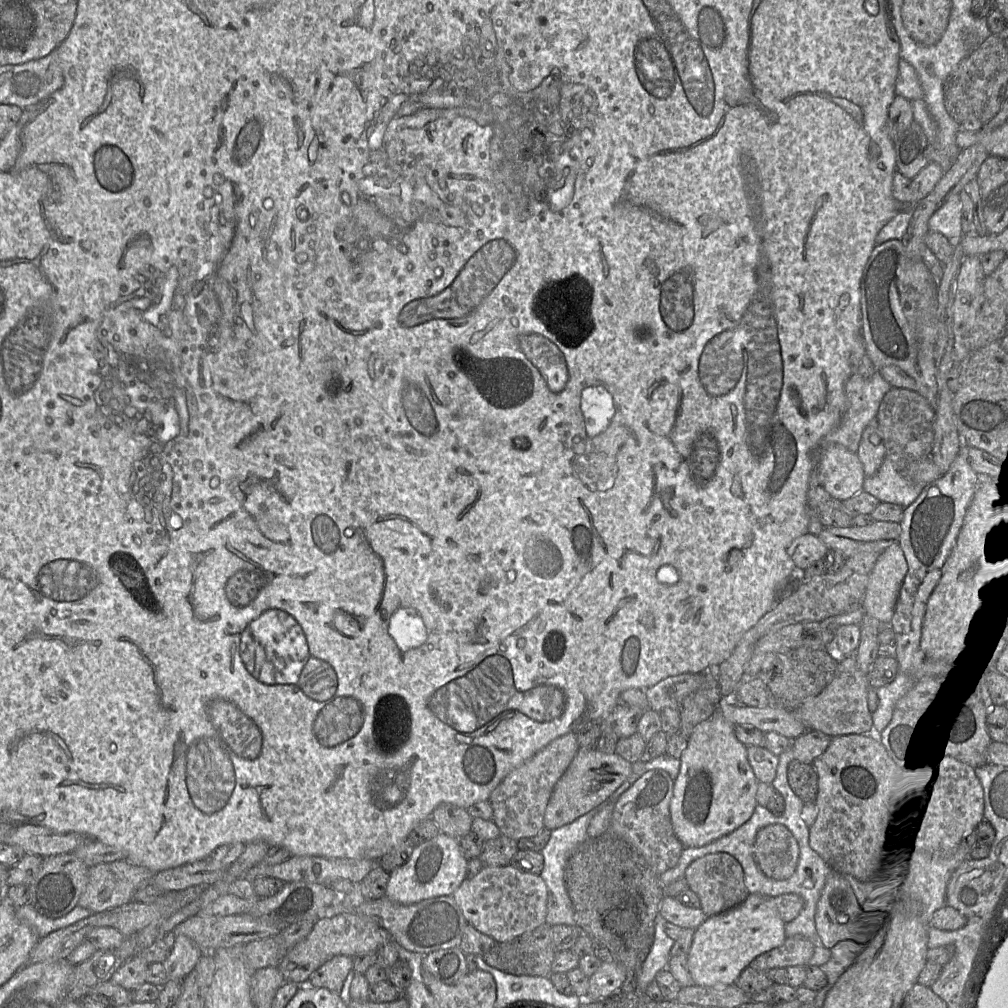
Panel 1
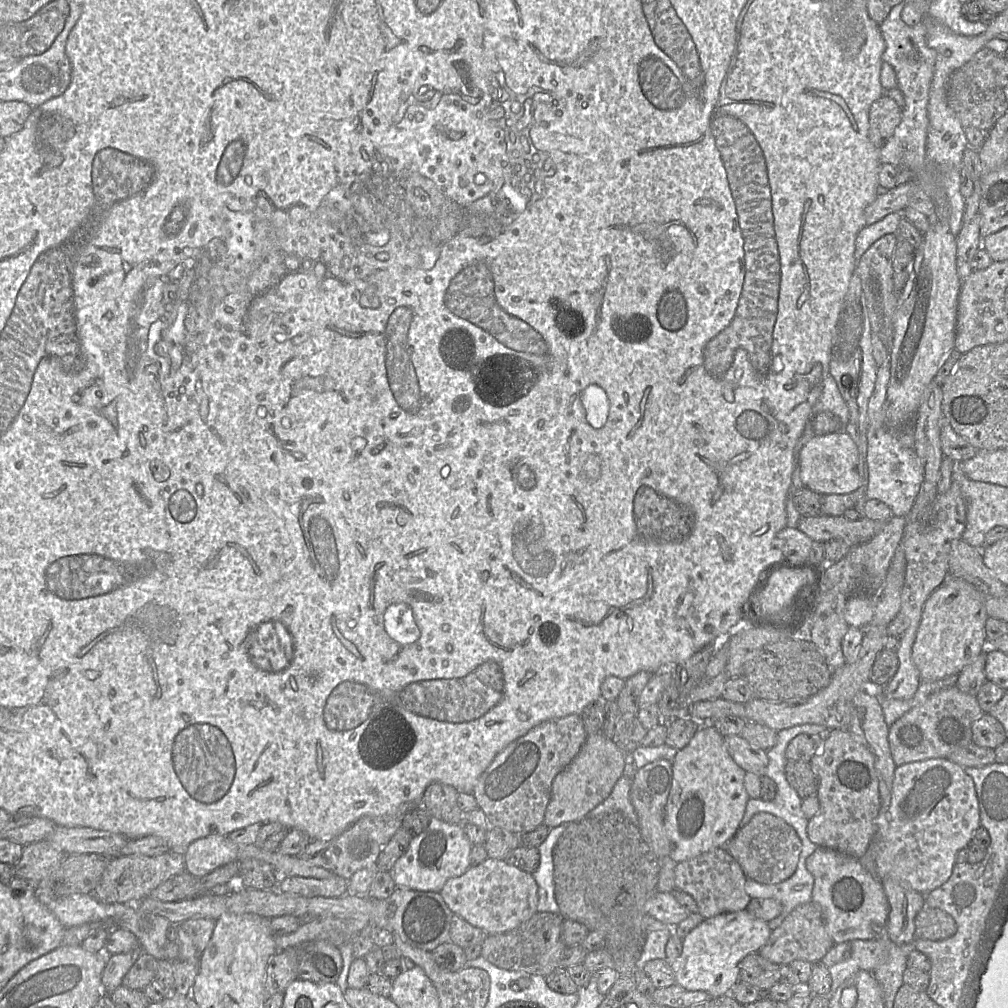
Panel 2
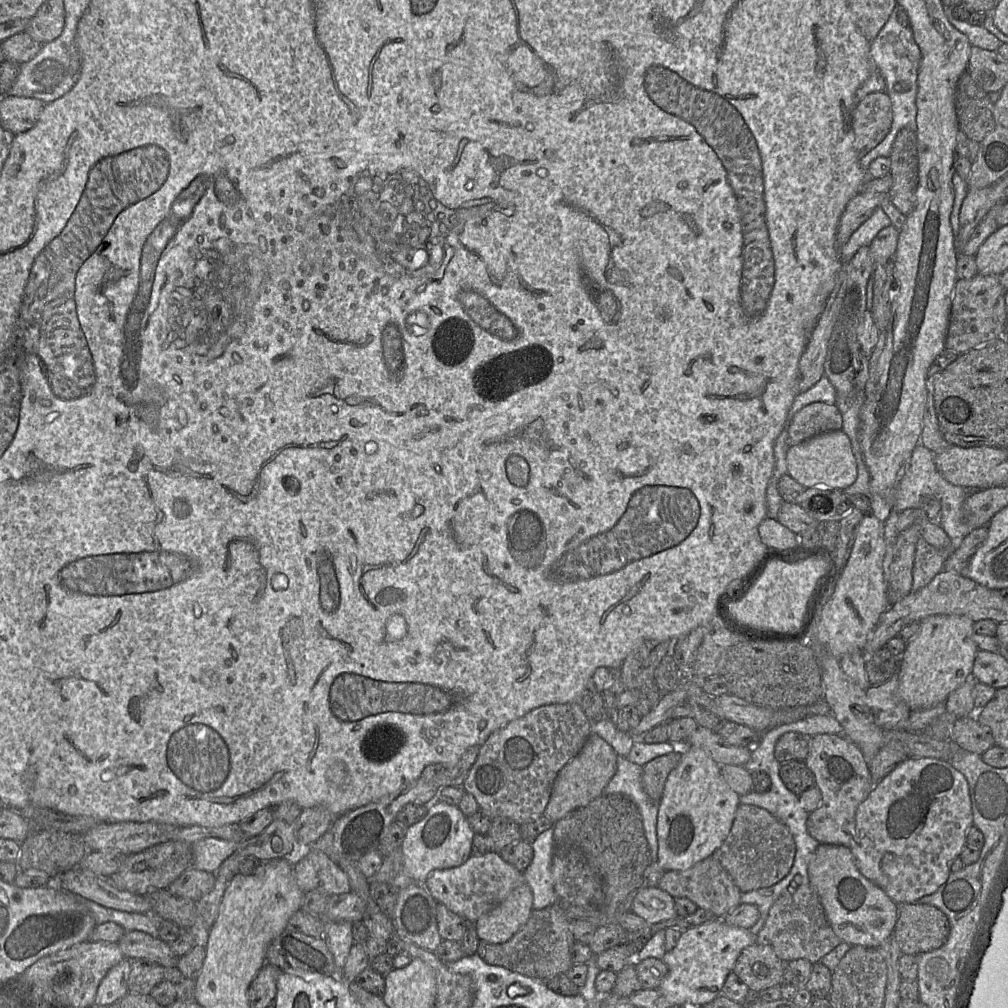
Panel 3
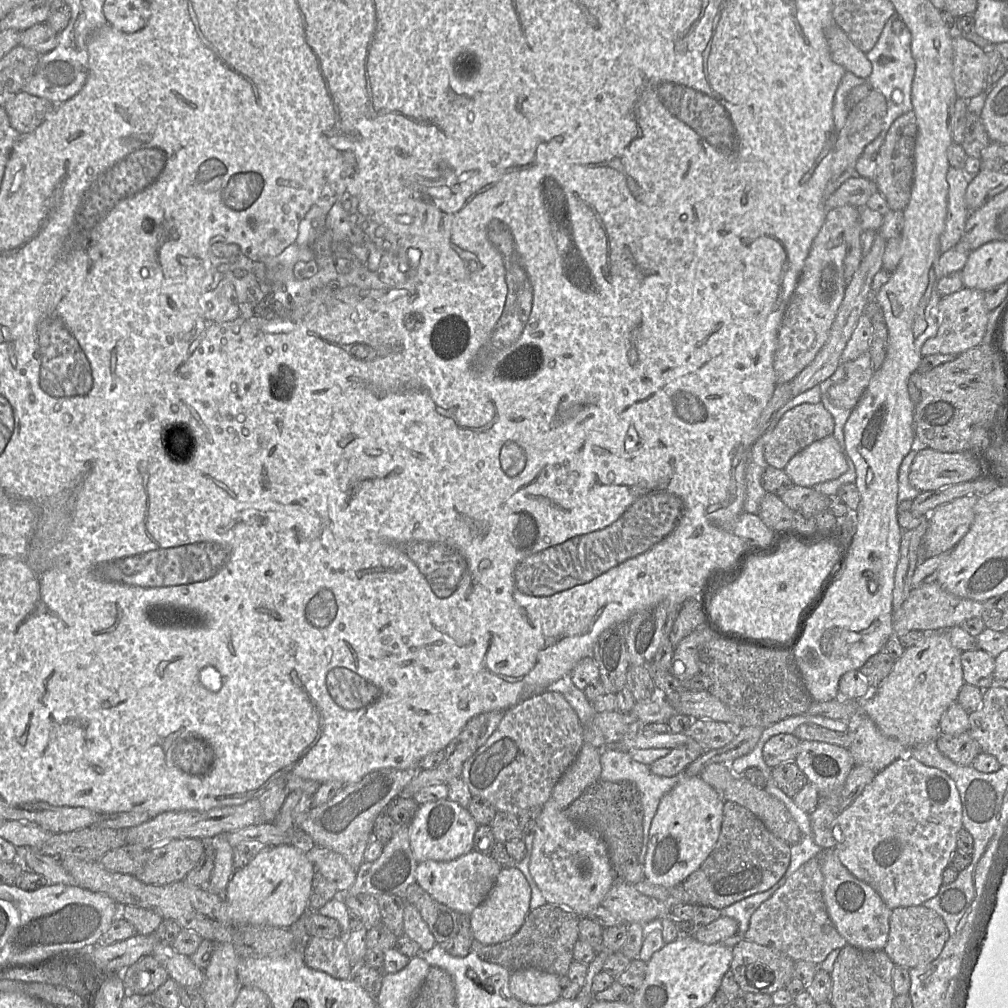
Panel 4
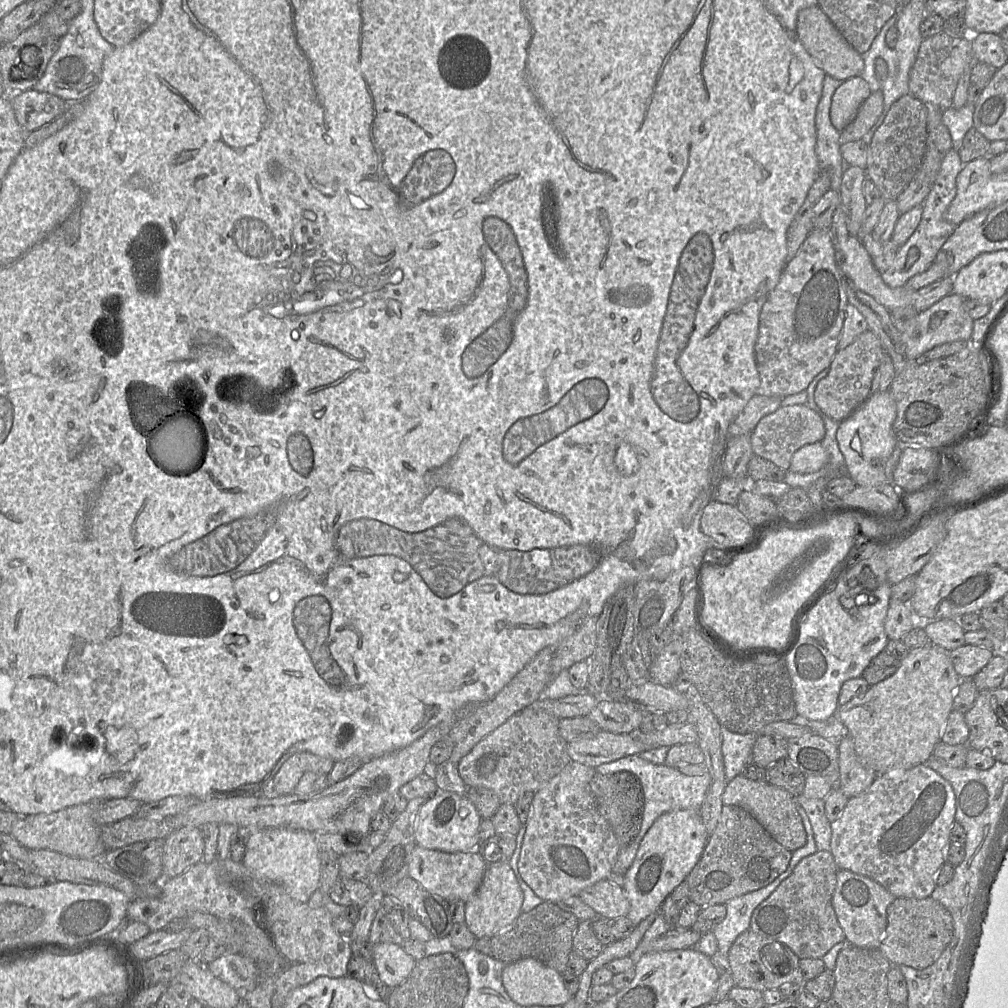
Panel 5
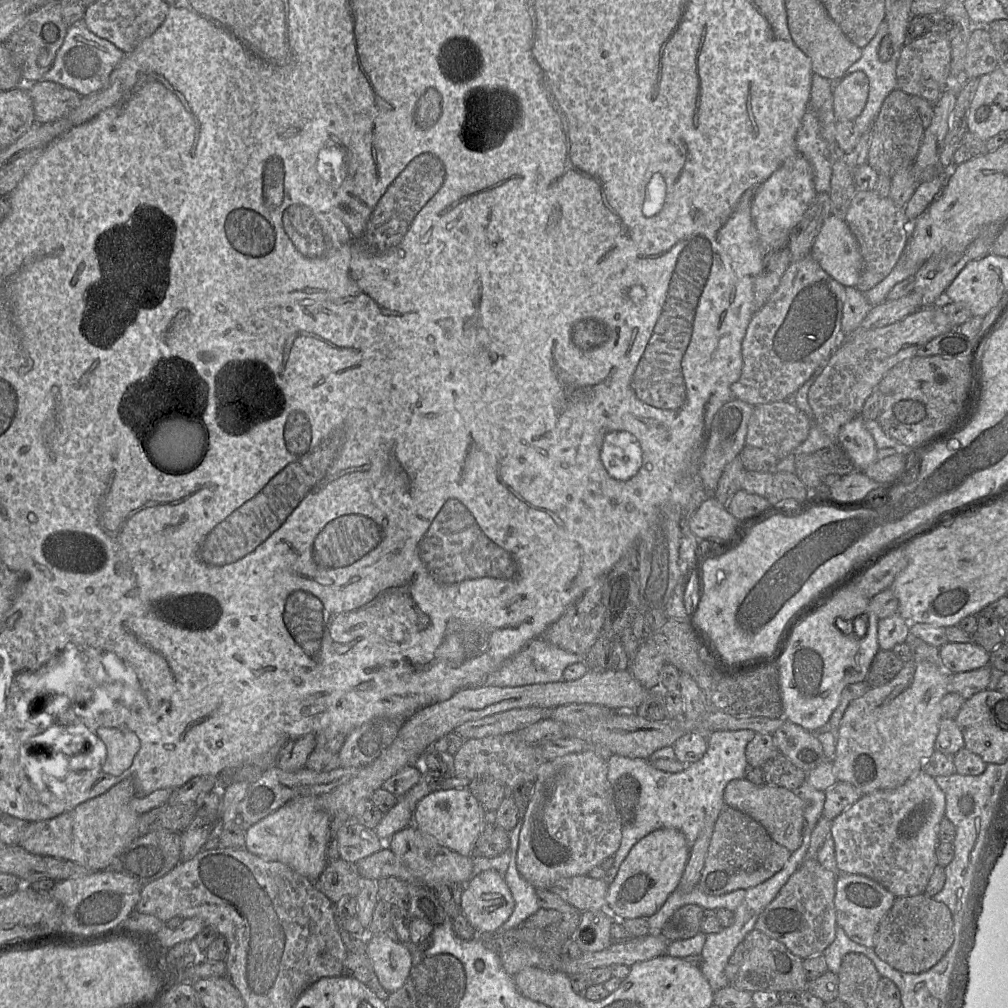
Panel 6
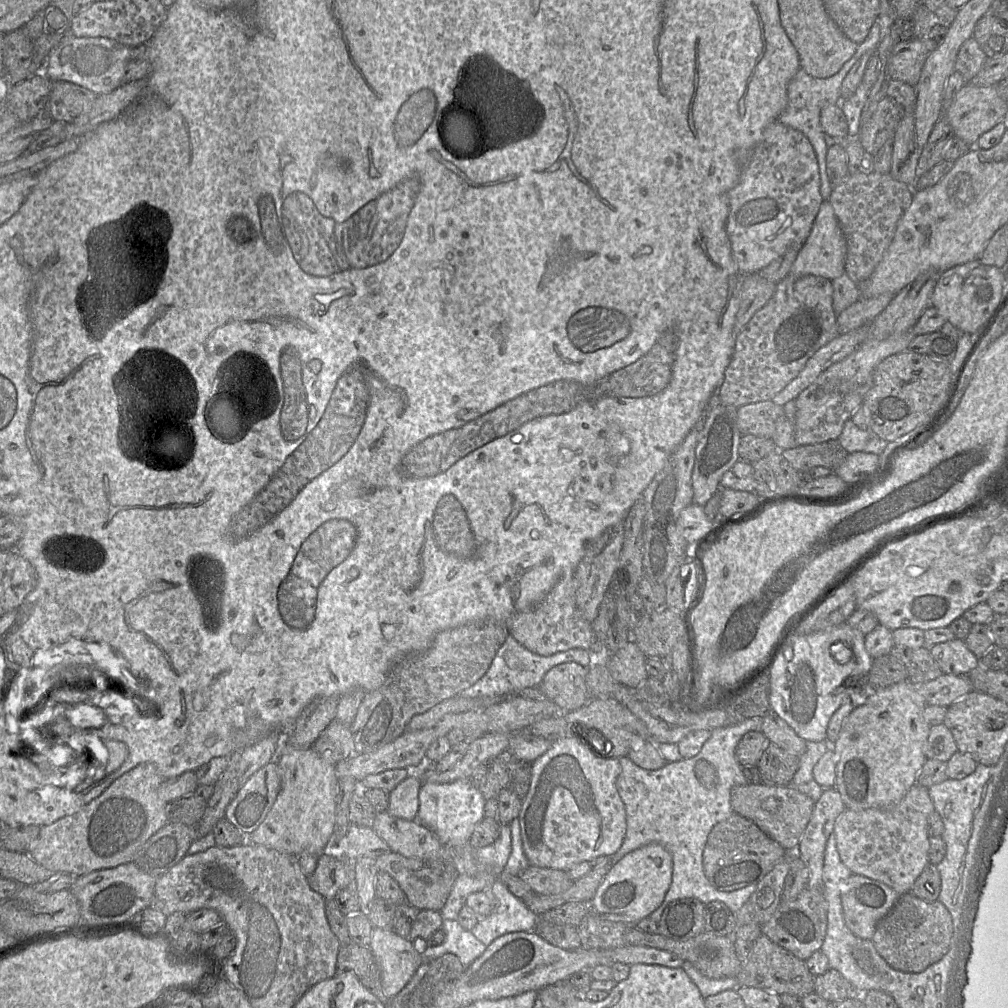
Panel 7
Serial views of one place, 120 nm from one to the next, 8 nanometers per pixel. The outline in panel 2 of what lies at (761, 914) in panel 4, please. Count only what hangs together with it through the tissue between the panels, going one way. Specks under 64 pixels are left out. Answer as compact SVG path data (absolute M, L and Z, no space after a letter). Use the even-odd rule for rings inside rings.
M813 901L800 904L783 920L780 926L772 930L769 940L759 950L760 955L777 965L788 965L795 960L810 963L822 960L834 945L829 936L821 909Z

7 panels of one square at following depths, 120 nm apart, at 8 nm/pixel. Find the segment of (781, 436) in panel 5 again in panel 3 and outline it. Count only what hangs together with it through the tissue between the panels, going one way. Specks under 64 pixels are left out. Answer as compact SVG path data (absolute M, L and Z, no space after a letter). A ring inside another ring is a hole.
M822 402L808 404L786 426L788 449L820 434L841 430L842 423L836 406Z

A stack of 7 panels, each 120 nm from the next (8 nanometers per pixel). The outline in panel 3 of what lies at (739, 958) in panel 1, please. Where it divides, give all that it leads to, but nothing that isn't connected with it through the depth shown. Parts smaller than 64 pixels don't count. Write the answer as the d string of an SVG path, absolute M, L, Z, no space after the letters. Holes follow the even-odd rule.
M713 919L702 925L684 930L676 946L667 951L663 962L668 966L668 974L658 987L659 992L675 1007L701 1007L721 995L722 987L727 976L733 971L741 951L755 944L757 935L749 929L728 925L723 919Z

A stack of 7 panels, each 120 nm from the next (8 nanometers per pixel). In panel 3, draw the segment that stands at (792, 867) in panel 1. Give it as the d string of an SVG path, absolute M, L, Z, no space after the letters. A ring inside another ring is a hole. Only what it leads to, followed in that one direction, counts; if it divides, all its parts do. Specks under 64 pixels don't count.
M741 804L736 810L729 835L713 853L741 893L768 888L790 872L796 845L788 827L767 810Z

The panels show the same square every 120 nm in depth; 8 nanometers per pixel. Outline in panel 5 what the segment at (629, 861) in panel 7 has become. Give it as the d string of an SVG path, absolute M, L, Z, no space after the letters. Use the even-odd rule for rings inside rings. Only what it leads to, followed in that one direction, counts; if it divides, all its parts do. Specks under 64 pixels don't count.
M675 810L659 816L640 842L632 865L624 874L623 890L630 903L627 918L636 926L660 909L666 897L700 860L709 839L698 810Z

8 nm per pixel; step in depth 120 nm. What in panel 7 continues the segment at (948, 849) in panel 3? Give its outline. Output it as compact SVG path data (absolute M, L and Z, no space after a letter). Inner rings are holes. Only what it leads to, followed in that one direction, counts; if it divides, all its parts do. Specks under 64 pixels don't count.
M918 783L890 810L845 809L837 818L833 830L841 861L854 875L882 882L899 894L909 892L929 863L927 818L933 811L928 788Z

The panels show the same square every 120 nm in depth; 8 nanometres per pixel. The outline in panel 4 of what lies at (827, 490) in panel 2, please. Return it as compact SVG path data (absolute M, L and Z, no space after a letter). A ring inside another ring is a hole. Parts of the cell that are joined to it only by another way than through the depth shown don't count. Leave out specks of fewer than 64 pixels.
M833 434L815 441L790 459L784 471L794 485L814 487L839 478L848 469Z

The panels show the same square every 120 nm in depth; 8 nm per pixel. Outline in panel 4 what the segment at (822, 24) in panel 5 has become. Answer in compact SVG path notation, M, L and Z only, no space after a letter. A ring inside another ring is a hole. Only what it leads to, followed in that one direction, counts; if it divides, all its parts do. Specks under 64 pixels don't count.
M836 23L826 28L824 33L831 58L836 64L857 77L866 79L870 76L871 62Z

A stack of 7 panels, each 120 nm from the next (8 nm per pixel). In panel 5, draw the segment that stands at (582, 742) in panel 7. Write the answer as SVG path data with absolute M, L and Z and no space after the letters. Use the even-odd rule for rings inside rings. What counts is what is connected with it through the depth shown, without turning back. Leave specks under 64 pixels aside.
M571 761L534 792L518 860L523 881L543 899L557 903L604 880L612 872L620 851L618 840L596 808L590 781L596 769Z

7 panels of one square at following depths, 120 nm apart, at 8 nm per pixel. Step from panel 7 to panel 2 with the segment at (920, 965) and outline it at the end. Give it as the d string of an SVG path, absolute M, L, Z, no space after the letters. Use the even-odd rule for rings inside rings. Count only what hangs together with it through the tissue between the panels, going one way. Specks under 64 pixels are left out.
M924 907L914 920L915 939L946 940L957 931L954 919L939 908Z

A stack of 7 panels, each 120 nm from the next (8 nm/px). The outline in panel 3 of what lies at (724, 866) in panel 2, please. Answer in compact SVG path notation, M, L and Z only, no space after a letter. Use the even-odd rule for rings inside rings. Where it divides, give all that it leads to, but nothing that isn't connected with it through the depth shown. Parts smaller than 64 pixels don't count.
M712 855L697 862L687 870L666 871L657 887L674 898L686 897L690 899L698 908L713 913L715 918L724 918L731 910L741 904L741 891L734 884L720 862Z

